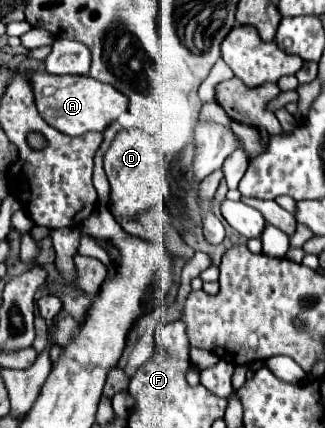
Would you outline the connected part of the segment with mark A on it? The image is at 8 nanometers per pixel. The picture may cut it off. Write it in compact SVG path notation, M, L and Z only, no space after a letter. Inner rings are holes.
M88 69L88 75L50 75L50 73L36 73L36 75L32 77L32 87L34 87L34 95L36 95L36 107L38 107L38 113L40 113L40 117L42 117L42 119L44 119L44 121L46 121L48 125L54 125L54 127L56 127L58 131L62 131L62 133L66 133L66 135L84 135L84 133L88 133L88 131L104 131L104 129L106 129L106 127L108 127L110 123L114 123L114 121L116 121L116 119L118 119L118 117L120 117L120 115L122 115L122 113L124 113L124 111L128 109L128 99L126 99L126 97L124 97L124 95L122 95L120 91L116 91L114 87L110 87L110 85L104 85L104 83L100 83L100 81L96 81L96 79L92 79L92 77L90 77L89 75L89 69ZM42 89L54 89L54 93L52 93L52 95L44 95L44 93L42 93Z

